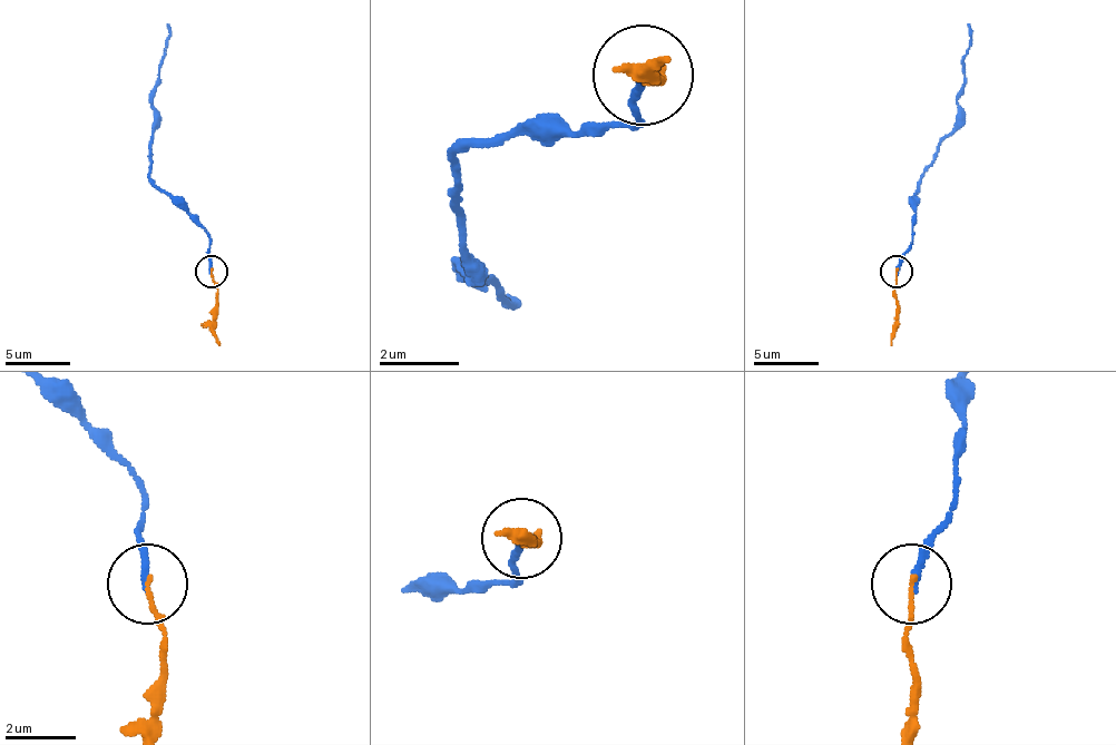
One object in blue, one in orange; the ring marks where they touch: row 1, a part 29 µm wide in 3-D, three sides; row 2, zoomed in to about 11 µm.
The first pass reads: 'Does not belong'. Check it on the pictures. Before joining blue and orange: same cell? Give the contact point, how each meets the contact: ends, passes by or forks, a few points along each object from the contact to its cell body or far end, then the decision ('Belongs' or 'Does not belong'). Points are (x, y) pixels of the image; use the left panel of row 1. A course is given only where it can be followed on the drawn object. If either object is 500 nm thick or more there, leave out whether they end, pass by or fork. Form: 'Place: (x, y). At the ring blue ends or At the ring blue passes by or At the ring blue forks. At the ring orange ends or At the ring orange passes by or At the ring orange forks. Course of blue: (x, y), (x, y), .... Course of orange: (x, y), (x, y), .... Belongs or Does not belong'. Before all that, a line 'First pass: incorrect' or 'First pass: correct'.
First pass: incorrect
Place: (211, 272). At the ring blue ends. At the ring orange ends. Course of blue: (212, 270), (208, 233), (150, 178), (153, 94), (159, 84), (159, 60), (169, 35), (166, 25). Course of orange: (212, 272), (218, 344). Belongs

